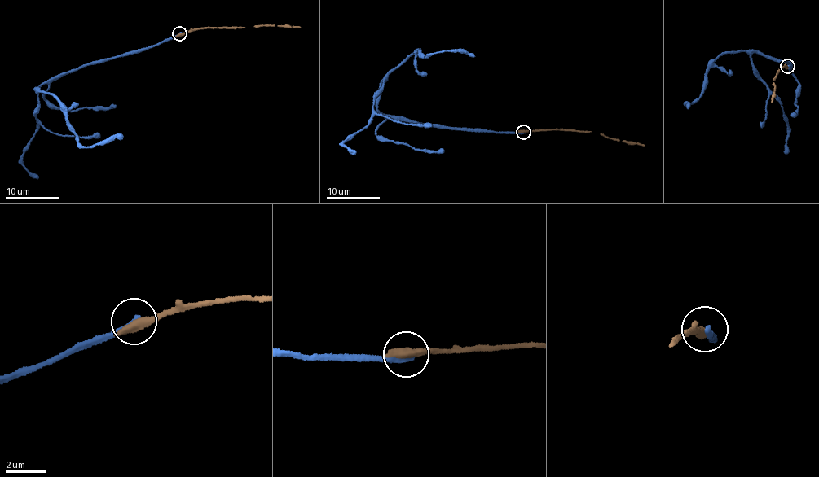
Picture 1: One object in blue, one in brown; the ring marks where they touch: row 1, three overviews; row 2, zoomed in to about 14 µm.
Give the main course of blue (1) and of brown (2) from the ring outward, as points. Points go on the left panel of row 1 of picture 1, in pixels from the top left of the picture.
1: (180, 33), (156, 45), (80, 65), (38, 87), (36, 91), (55, 97), (80, 144), (103, 145), (123, 136)
2: (180, 33), (209, 28), (265, 24), (301, 28)

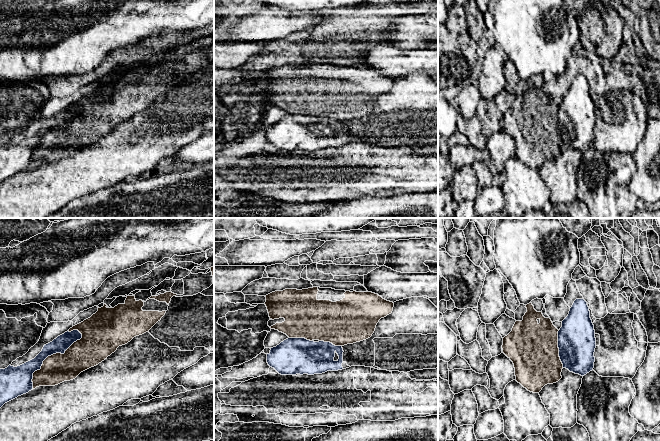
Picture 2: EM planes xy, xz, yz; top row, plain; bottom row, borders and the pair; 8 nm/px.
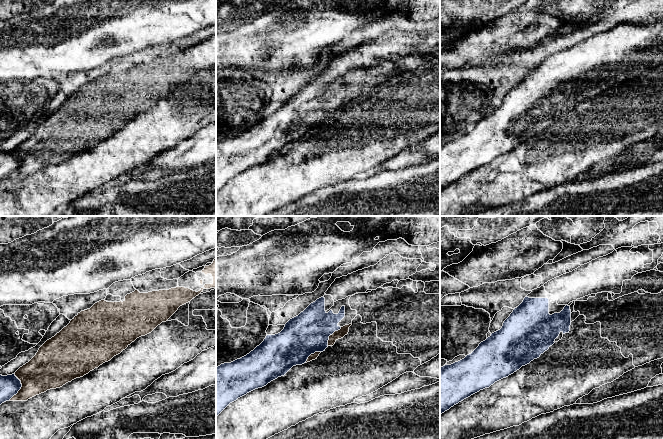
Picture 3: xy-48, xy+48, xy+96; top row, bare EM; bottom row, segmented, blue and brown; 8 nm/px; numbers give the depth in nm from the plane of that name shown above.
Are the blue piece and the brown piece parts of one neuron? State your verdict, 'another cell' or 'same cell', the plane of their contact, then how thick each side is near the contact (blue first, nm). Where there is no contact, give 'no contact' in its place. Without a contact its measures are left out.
another cell; contact in xy; calibres 130 and 240 nm

